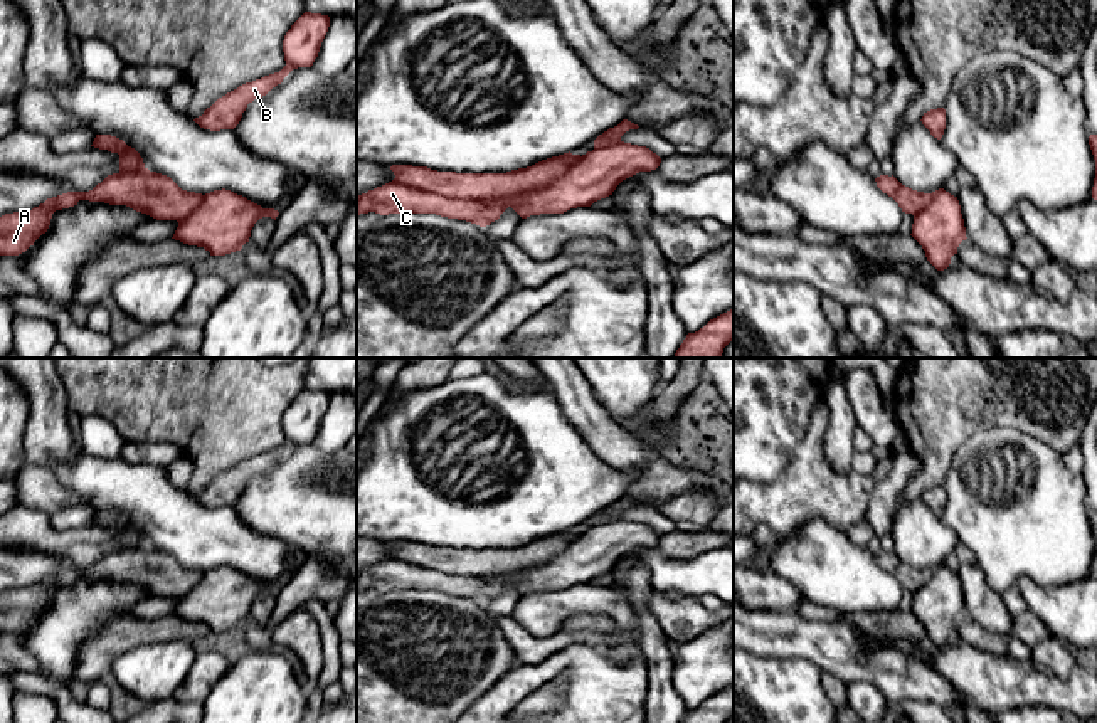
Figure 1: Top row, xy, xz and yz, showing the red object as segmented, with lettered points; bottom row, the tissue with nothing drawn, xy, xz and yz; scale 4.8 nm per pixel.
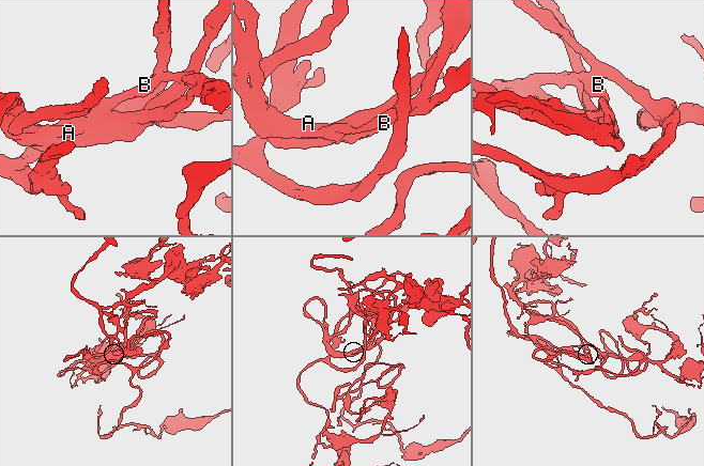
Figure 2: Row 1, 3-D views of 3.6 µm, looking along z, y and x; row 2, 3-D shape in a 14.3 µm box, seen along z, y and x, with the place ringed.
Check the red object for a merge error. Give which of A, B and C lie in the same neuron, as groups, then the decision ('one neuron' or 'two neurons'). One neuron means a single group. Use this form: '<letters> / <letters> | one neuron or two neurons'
A B C | one neuron

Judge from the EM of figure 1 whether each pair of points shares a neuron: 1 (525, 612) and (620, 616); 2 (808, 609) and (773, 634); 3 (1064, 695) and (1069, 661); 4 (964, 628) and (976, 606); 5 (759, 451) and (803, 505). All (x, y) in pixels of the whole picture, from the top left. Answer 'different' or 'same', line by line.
1: same
2: different
3: different
4: different
5: different

